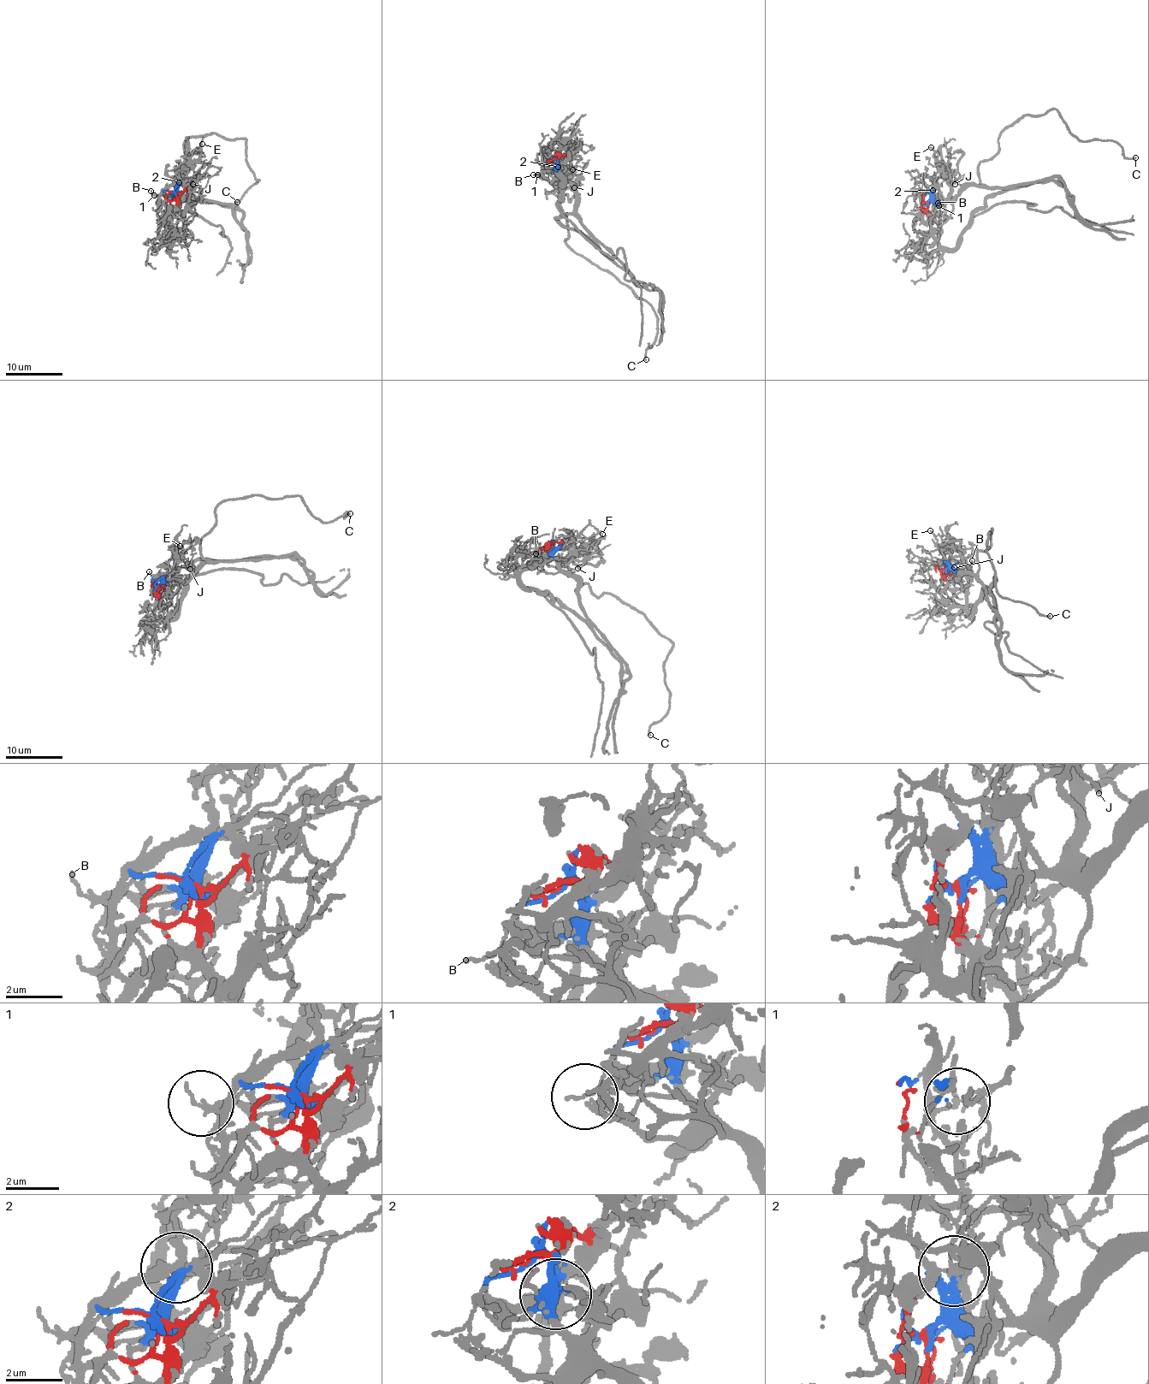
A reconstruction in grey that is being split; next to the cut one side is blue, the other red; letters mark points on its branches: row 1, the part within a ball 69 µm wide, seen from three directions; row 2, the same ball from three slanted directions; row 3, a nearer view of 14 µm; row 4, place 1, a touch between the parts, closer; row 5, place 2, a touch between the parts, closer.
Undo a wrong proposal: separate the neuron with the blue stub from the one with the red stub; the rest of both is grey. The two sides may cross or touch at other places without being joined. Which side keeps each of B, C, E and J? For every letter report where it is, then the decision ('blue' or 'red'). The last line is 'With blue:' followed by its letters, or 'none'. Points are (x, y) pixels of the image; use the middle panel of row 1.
B: place (533, 174); red
C: place (646, 359); blue
E: place (572, 169); blue
J: place (574, 187); blue
With blue: C, E, J

